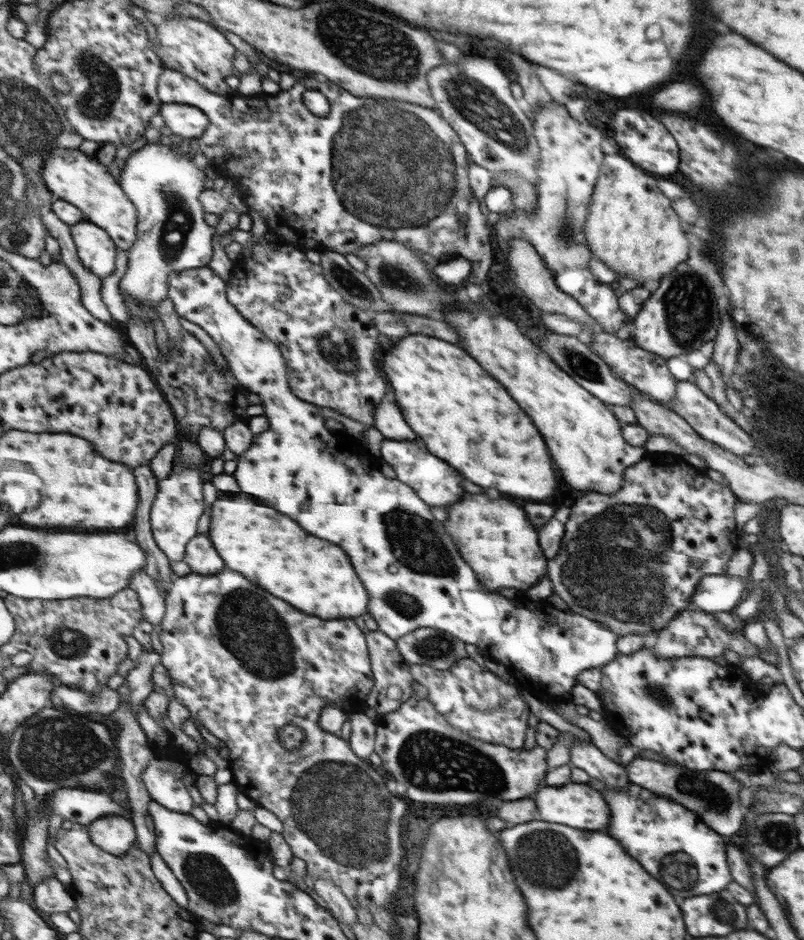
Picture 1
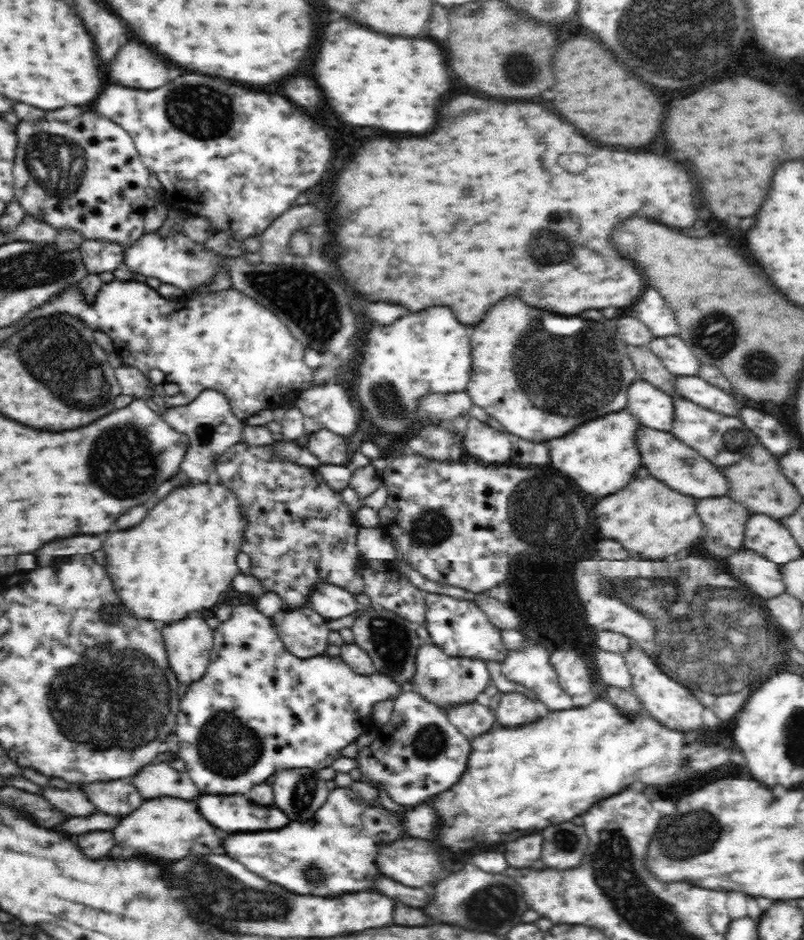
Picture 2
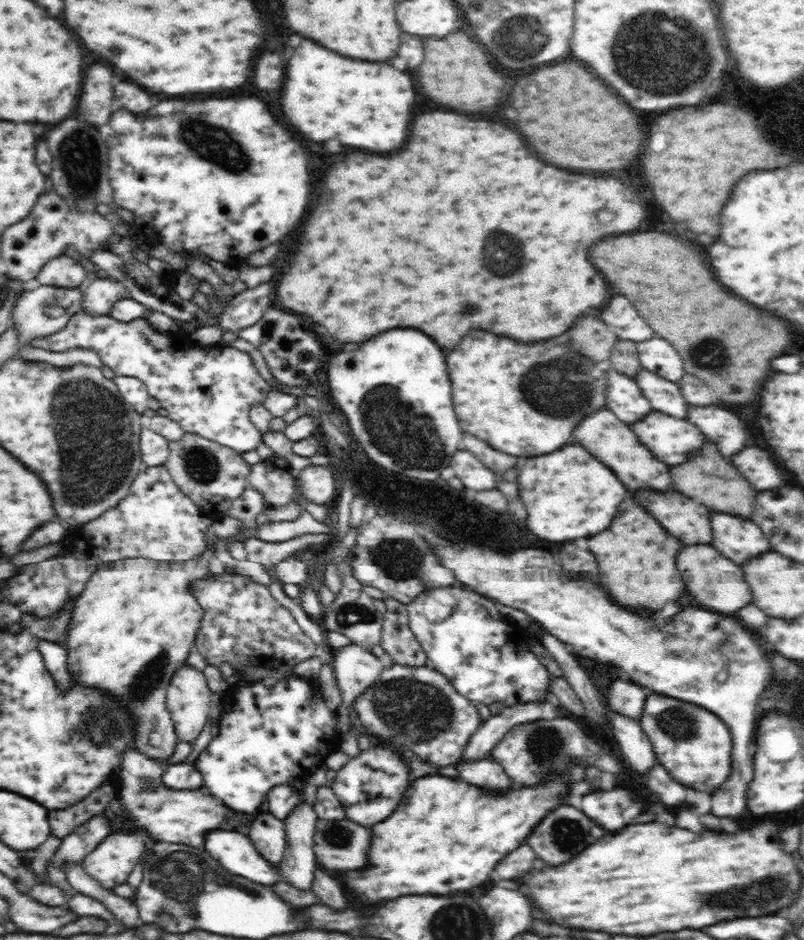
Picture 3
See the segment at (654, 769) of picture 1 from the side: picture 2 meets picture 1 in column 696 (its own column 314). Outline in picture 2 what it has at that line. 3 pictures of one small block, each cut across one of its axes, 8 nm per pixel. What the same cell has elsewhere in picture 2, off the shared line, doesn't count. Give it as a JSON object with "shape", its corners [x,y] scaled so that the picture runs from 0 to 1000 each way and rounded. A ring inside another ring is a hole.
{"shape":[[[369,817],[346,820],[341,824],[341,855],[361,872],[388,872],[405,853],[409,843],[405,830],[396,827],[396,820]]]}

